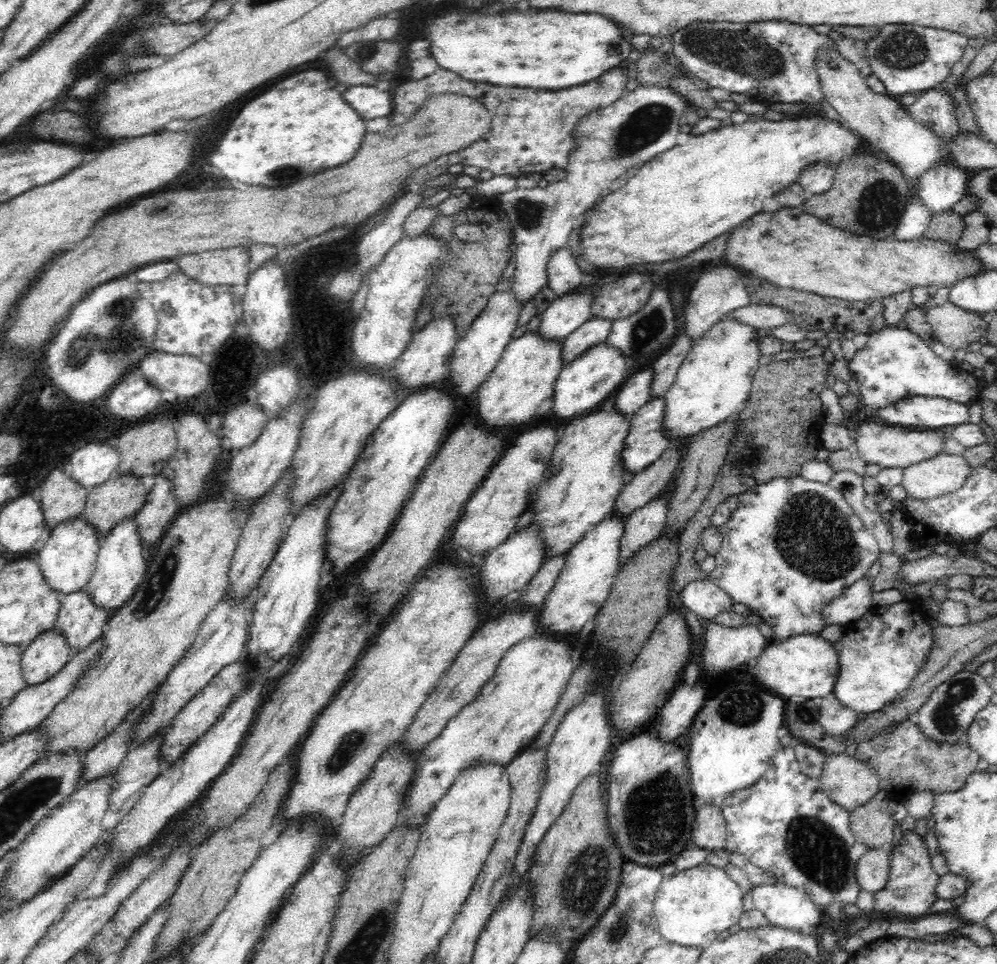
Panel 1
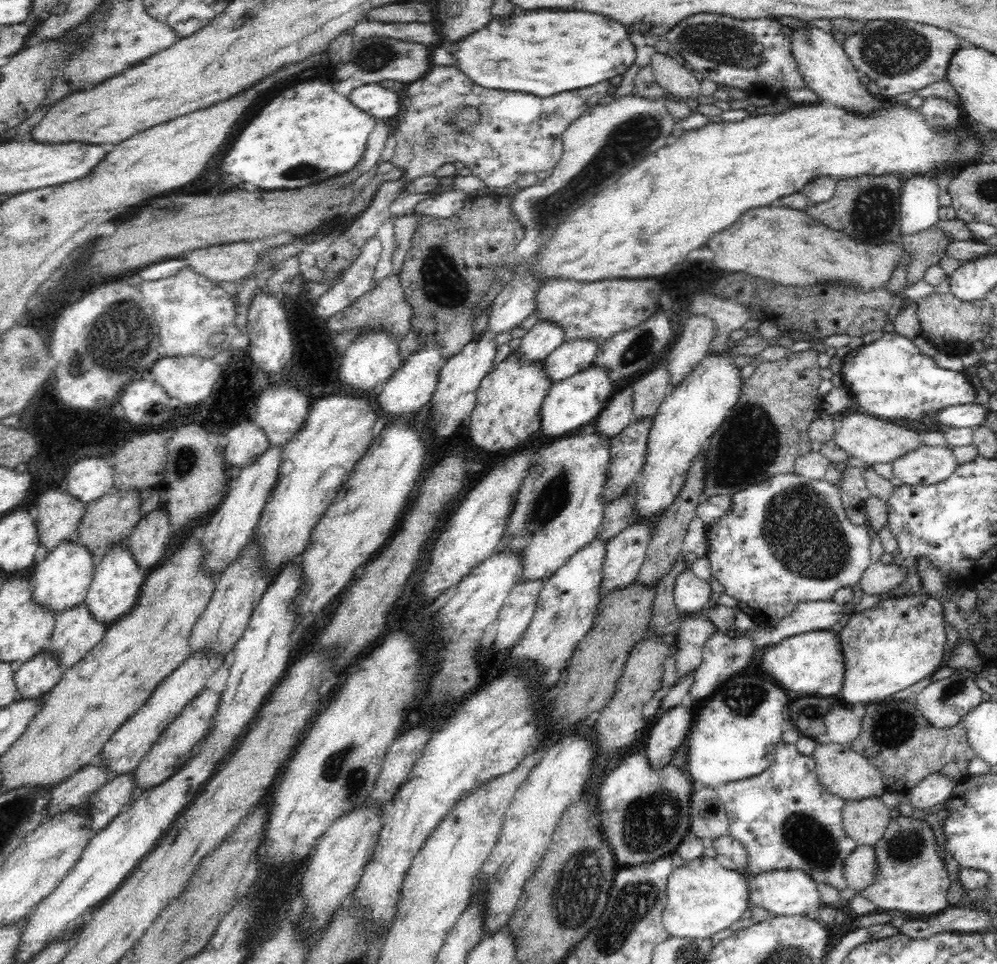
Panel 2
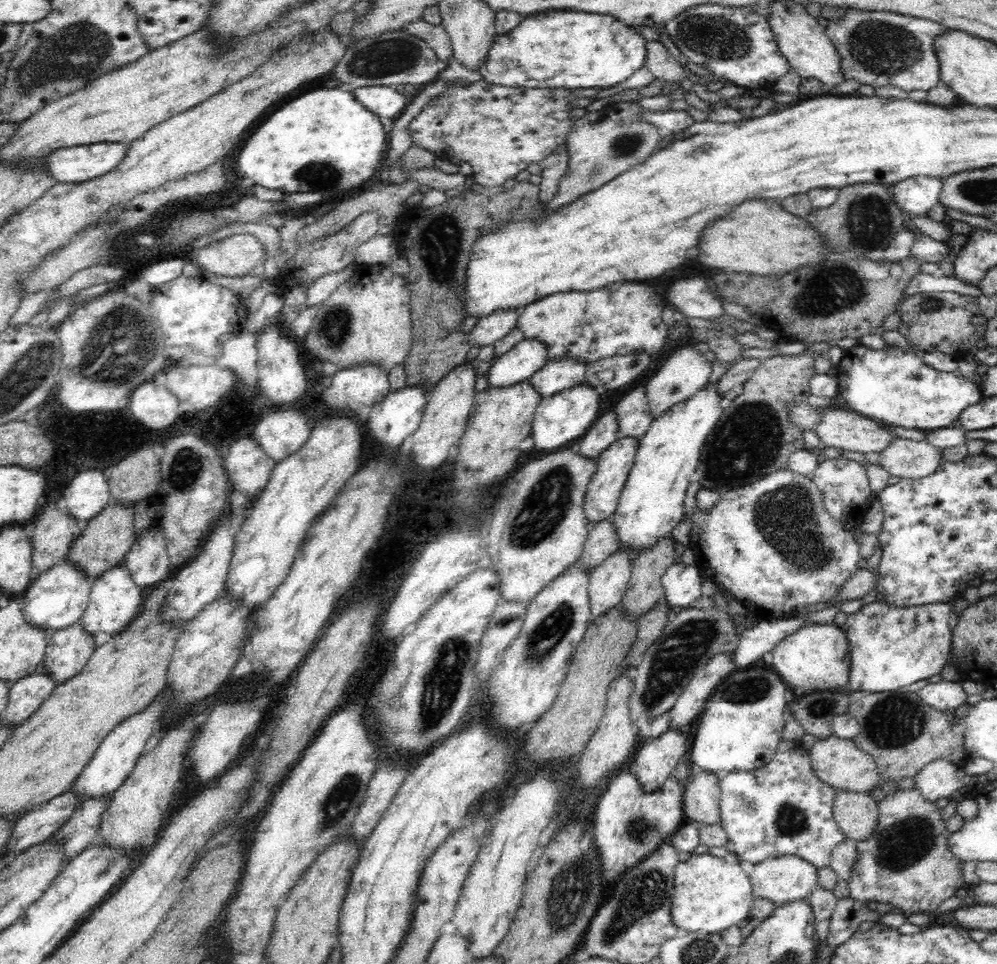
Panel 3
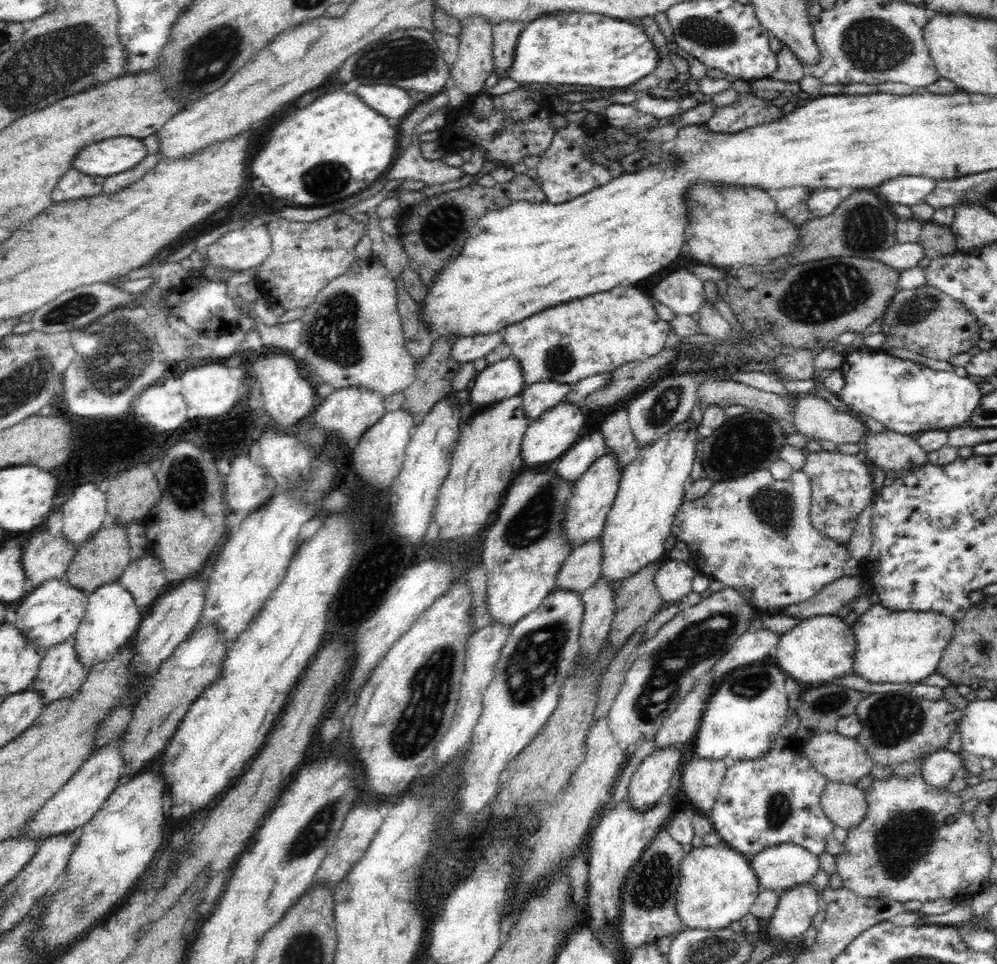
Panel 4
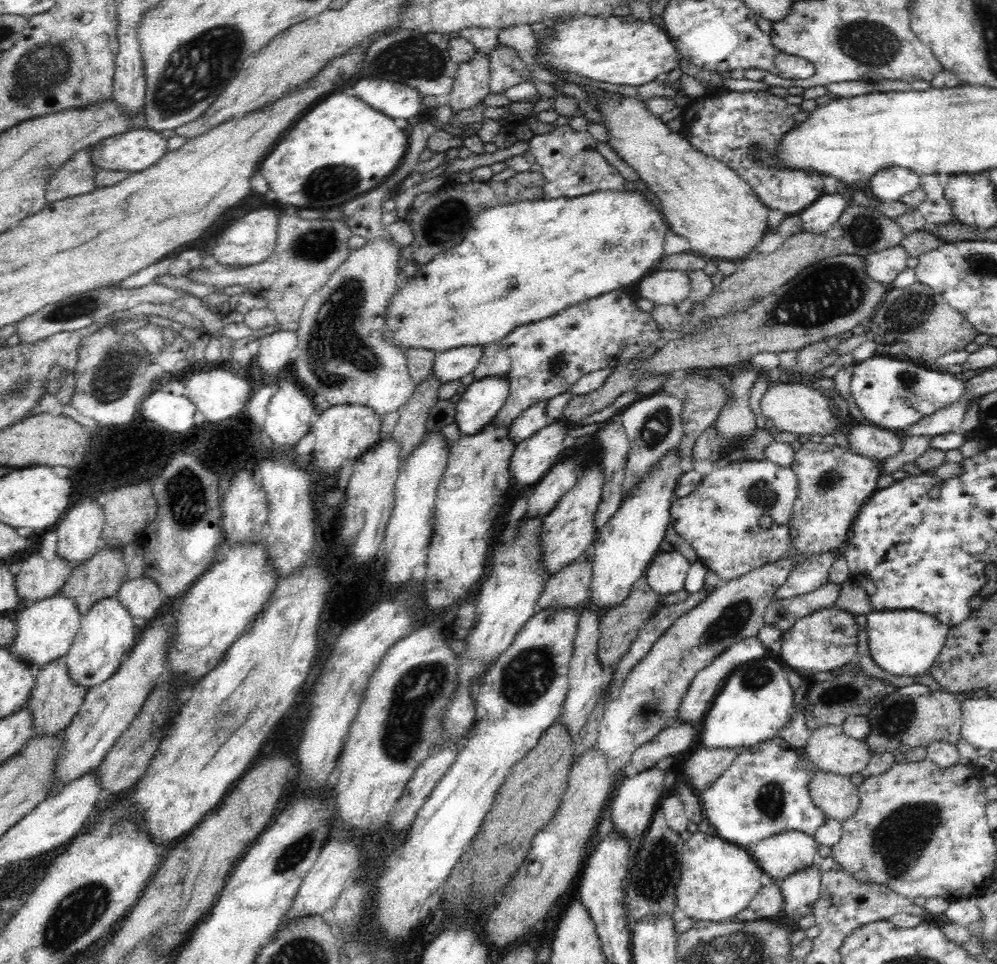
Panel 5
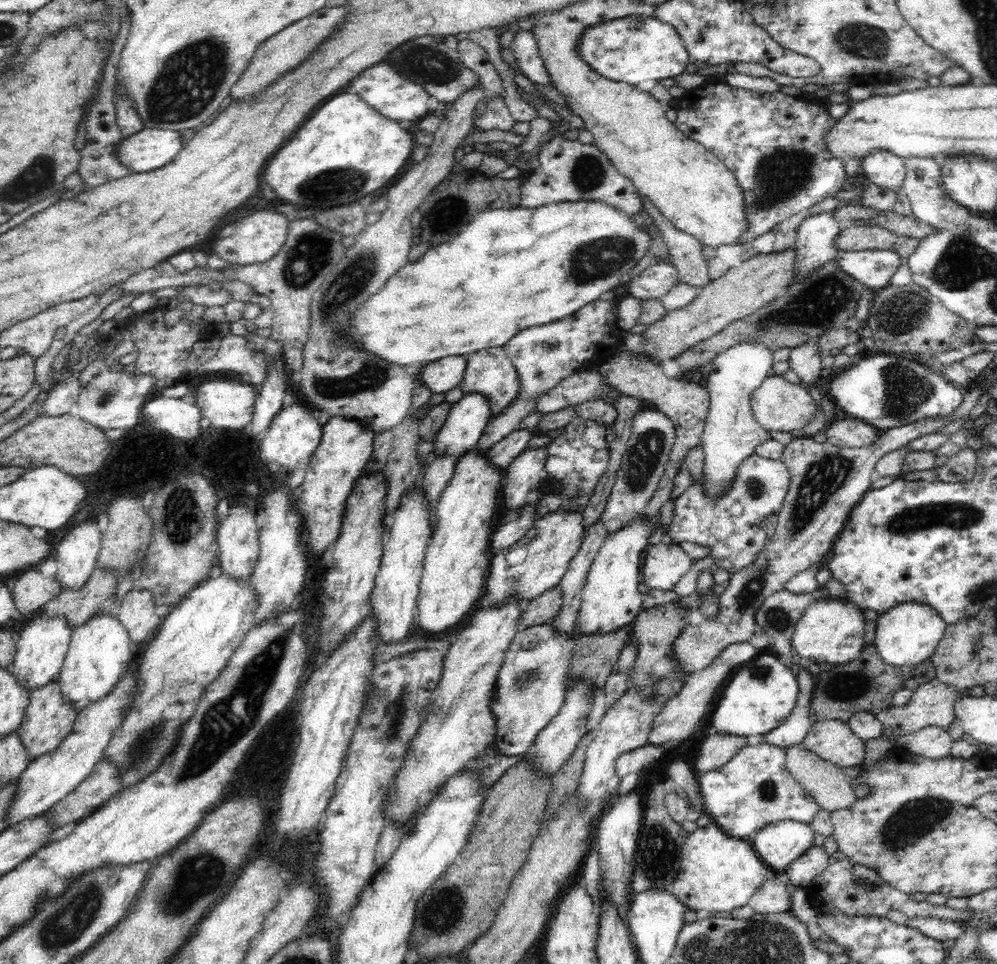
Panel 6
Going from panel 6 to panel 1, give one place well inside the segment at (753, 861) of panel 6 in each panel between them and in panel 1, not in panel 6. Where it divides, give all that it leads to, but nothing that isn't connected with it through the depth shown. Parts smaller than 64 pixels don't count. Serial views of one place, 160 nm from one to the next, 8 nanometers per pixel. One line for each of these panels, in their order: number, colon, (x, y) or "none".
1: (693, 907)
2: (703, 897)
3: (711, 894)
4: (717, 886)
5: (718, 879)

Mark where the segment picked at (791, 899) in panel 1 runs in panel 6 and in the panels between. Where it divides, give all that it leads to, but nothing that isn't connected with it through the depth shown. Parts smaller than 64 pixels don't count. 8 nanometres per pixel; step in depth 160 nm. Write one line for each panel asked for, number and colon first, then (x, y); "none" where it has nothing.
2: (781, 892)
3: (784, 879)
4: (782, 866)
5: (783, 854)
6: (778, 845)

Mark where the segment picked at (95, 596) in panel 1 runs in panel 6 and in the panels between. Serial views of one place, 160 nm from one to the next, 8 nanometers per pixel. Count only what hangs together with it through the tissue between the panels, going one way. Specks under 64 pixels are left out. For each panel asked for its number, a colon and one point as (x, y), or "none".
2: (117, 582)
3: (115, 600)
4: (111, 620)
5: (107, 633)
6: (99, 652)

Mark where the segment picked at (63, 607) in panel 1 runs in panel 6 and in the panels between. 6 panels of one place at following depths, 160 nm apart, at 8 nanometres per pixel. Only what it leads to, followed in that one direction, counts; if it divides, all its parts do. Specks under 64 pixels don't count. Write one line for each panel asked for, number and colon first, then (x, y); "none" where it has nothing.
2: (76, 632)
3: (68, 650)
4: (60, 675)
5: (55, 699)
6: (49, 718)

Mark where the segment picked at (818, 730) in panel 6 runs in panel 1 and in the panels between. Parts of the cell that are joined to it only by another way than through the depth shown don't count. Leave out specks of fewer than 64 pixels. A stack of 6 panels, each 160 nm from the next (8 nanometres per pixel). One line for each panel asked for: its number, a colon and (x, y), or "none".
1: (846, 781)
2: (843, 772)
3: (838, 762)
4: (840, 759)
5: (828, 748)

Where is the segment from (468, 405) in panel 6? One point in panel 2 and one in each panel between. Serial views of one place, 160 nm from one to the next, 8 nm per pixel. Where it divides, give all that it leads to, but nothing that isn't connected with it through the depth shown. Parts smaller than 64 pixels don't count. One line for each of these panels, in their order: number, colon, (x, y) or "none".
2: (545, 337)
3: (520, 362)
4: (504, 379)
5: (476, 406)

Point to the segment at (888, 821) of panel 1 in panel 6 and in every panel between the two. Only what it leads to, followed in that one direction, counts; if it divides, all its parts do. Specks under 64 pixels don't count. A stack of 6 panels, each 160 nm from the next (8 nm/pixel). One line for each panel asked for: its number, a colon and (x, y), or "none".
2: (865, 821)
3: (856, 814)
4: (845, 805)
5: (835, 796)
6: (829, 785)

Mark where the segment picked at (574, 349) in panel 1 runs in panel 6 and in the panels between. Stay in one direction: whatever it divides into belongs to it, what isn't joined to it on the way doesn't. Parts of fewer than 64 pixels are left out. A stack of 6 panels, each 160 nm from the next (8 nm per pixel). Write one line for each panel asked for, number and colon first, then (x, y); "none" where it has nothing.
2: (572, 356)
3: (557, 374)
4: (543, 395)
5: (528, 422)
6: (501, 455)

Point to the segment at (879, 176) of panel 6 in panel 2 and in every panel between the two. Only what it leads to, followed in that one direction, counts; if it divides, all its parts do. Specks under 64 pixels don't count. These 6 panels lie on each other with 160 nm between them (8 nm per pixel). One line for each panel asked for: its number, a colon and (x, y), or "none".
2: (920, 206)
3: (916, 196)
4: (909, 190)
5: (890, 184)

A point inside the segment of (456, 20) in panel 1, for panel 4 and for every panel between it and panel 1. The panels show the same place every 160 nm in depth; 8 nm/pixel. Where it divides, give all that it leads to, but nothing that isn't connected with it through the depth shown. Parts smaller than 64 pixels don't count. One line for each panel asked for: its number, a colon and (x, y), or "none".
2: (544, 52)
3: (569, 50)
4: (570, 48)

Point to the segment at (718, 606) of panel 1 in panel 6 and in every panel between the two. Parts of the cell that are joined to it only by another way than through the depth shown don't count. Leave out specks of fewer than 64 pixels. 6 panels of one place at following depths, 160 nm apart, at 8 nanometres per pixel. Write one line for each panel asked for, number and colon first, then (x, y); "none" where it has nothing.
2: (691, 593)
3: (682, 584)
4: (673, 580)
5: (667, 573)
6: (664, 564)

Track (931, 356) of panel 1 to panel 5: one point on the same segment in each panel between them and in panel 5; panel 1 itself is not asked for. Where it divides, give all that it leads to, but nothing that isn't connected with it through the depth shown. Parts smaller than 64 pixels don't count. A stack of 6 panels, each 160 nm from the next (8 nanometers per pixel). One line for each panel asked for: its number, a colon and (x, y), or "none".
2: (890, 378)
3: (895, 387)
4: (905, 396)
5: (893, 394)

